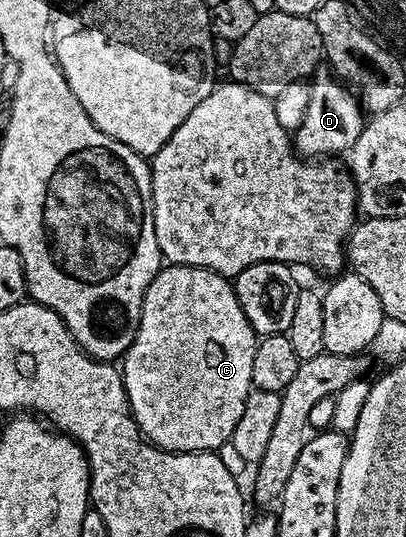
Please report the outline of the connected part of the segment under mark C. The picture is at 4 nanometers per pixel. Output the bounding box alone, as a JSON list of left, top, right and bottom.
[121,265,257,452]

